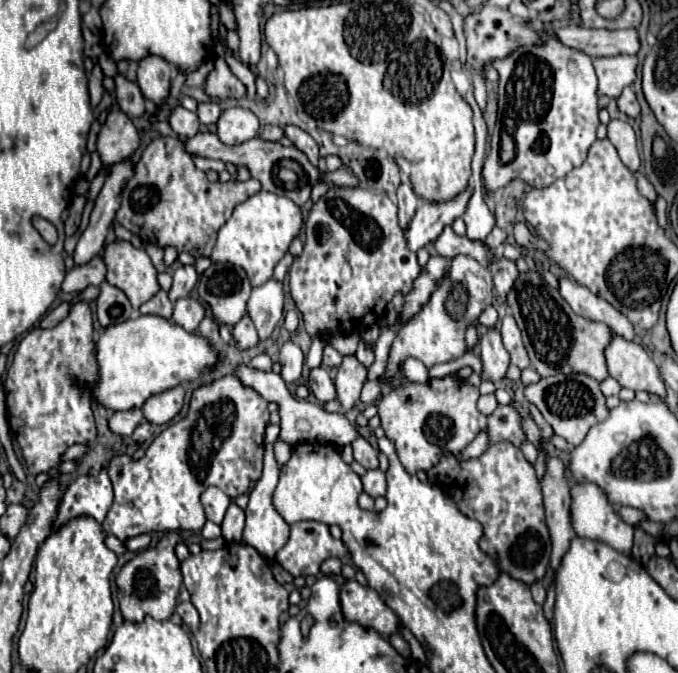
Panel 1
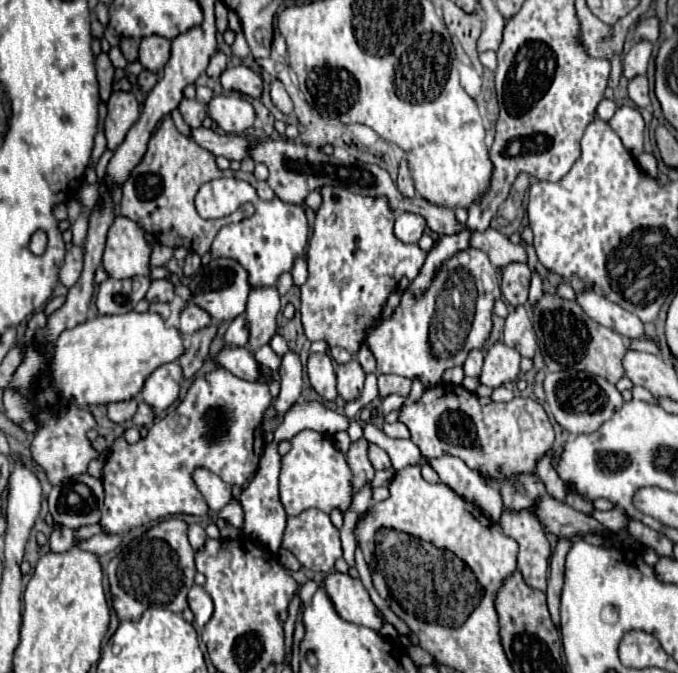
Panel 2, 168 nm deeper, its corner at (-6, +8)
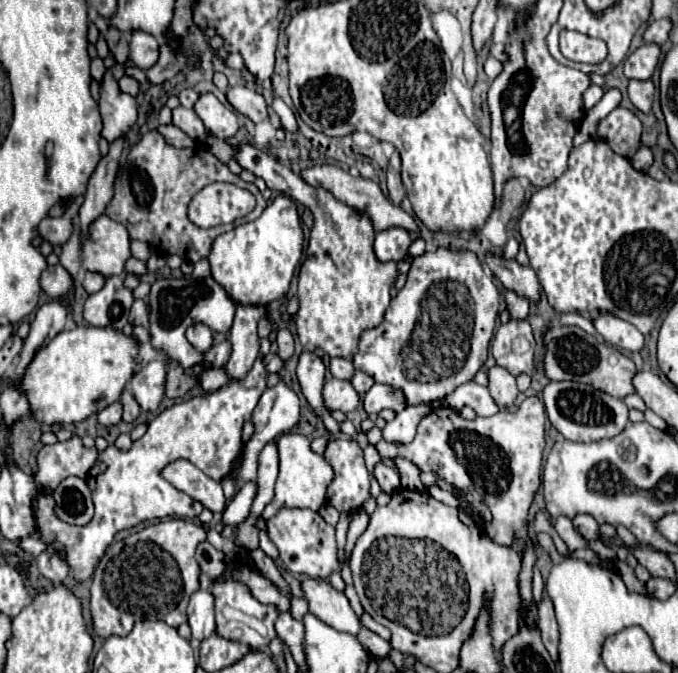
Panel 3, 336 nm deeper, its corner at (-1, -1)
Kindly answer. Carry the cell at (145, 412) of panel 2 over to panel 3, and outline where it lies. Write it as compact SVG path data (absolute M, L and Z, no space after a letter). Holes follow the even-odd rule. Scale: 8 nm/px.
M127 387L123 393L121 393L121 403L123 403L123 421L125 423L133 423L137 419L137 415L141 413L141 407L137 405L131 389Z

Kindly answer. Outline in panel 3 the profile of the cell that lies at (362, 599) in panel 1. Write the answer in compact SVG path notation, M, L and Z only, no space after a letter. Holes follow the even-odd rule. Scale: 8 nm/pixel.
M303 579L301 591L309 603L309 613L319 617L323 623L335 627L337 631L345 631L351 635L359 633L361 623L353 613L345 593L335 591L323 579Z

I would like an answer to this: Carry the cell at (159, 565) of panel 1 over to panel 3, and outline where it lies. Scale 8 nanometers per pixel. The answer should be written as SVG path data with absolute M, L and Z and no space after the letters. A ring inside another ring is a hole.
M163 519L125 537L123 541L111 543L95 569L93 585L91 585L89 609L91 609L91 621L95 633L101 635L103 639L111 635L125 637L133 629L133 623L141 619L165 621L171 627L179 627L181 623L185 623L189 597L199 589L201 571L195 561L195 549L203 541L205 541L205 531L201 525L195 525L185 519Z

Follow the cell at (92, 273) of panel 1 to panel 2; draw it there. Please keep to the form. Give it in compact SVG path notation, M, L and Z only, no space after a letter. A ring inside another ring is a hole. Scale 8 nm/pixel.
M74 246L68 254L66 254L66 260L60 268L60 282L70 288L78 282L80 274L82 274L82 268L84 268L84 250Z

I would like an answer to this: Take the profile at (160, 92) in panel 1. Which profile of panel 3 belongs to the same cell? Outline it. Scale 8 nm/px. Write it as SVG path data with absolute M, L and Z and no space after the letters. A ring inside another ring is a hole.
M133 31L131 35L131 43L129 43L129 55L133 59L133 63L139 69L149 69L157 63L159 57L159 41L145 33L145 31Z

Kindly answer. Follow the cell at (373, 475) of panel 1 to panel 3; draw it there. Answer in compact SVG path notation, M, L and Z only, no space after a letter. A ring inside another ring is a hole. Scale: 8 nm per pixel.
M331 439L323 457L335 473L327 487L327 503L339 513L361 509L369 499L369 473L361 447L353 439Z

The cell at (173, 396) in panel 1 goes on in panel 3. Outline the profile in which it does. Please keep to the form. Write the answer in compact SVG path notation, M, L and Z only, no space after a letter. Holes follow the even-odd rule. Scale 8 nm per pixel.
M151 361L131 377L131 393L143 411L155 411L165 395L167 367L161 361Z

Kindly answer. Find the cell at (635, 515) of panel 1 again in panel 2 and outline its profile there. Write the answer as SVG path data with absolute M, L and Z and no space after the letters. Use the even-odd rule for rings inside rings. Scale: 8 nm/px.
M612 508L608 512L600 512L600 510L594 510L592 514L602 526L606 526L610 532L618 532L622 528L628 526L628 514L622 510L622 508Z

